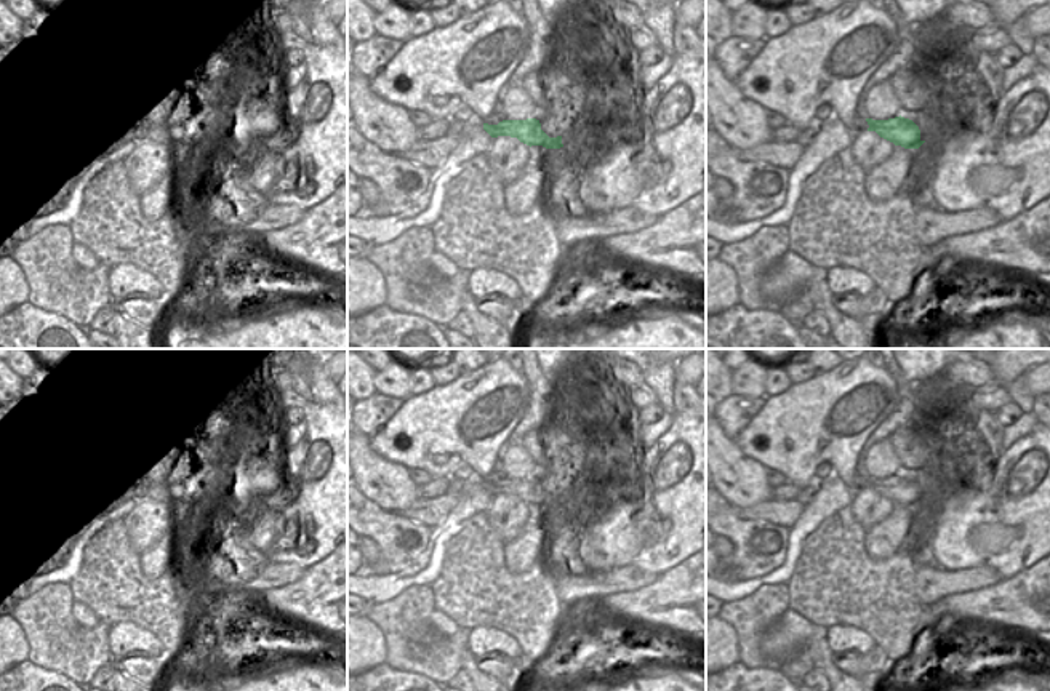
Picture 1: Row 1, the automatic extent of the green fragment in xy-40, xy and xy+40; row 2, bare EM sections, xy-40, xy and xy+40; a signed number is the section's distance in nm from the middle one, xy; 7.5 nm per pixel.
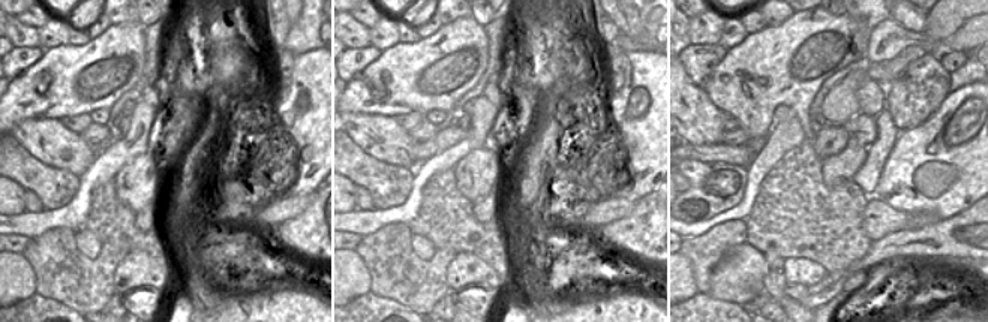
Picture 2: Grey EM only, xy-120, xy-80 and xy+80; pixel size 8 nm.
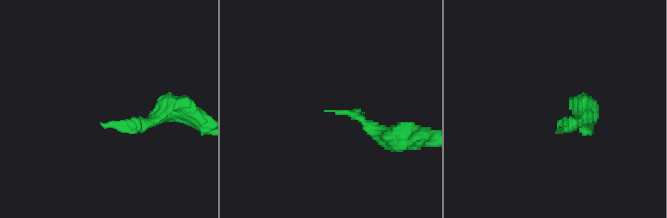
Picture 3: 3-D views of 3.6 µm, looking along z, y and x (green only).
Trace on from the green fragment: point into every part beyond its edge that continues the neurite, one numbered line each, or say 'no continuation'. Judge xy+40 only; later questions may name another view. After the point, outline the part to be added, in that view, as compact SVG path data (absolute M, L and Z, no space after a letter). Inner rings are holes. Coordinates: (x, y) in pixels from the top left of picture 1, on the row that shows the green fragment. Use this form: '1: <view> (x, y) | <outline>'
no continuation

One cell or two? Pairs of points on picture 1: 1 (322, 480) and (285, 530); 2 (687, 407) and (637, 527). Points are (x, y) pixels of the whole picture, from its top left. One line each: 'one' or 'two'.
1: one
2: two

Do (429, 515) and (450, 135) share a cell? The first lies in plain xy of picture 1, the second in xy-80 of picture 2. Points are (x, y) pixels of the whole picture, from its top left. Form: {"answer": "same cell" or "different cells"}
{"answer": "same cell"}

